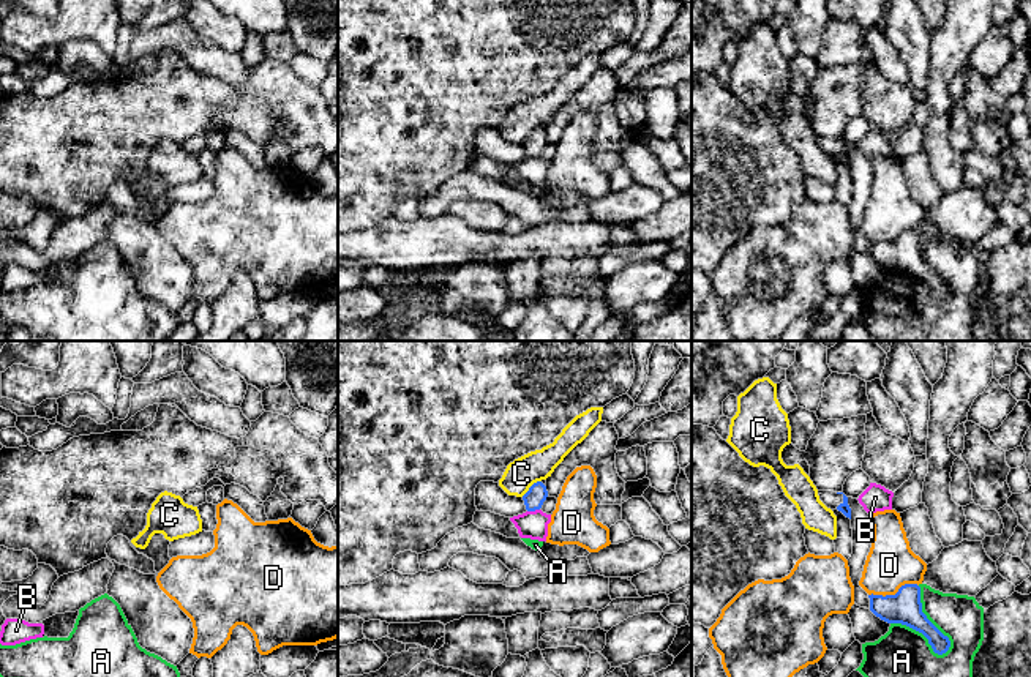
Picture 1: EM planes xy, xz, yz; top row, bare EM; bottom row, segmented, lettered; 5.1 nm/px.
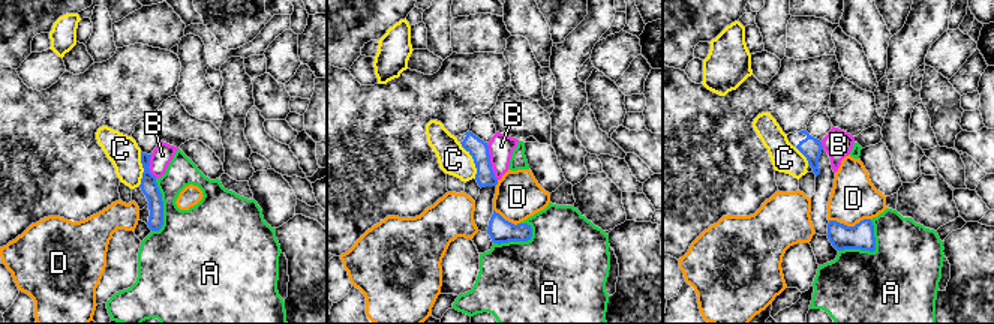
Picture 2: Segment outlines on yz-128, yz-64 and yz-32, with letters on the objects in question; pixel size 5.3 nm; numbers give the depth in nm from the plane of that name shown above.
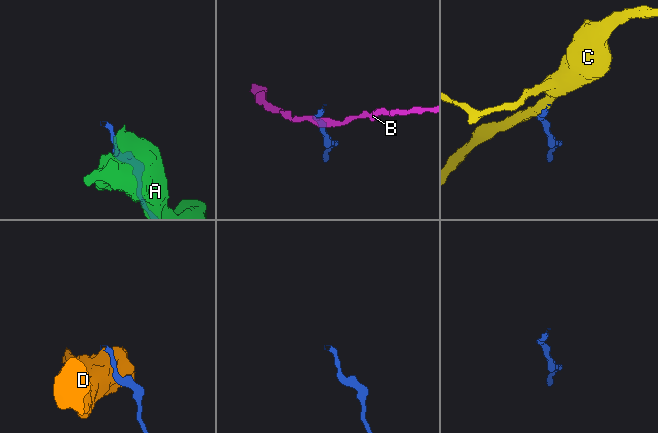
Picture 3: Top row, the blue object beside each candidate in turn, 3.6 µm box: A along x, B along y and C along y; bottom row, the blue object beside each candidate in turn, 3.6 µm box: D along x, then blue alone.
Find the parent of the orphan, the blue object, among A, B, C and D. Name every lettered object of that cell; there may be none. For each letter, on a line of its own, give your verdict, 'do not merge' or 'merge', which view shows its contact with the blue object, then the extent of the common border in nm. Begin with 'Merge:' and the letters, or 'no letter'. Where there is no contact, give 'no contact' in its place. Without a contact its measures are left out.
Merge: no letter
A: do not merge; meets blue in yz; contact 380 nm long
B: do not merge; meets blue in xz; contact 70 nm long
C: do not merge; meets blue in xz; contact 130 nm long
D: do not merge; meets blue in yz; contact 260 nm long

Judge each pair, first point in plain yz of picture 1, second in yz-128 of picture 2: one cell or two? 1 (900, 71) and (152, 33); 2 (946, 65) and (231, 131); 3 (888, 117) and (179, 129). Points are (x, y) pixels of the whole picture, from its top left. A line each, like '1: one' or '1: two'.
1: two
2: one
3: one

